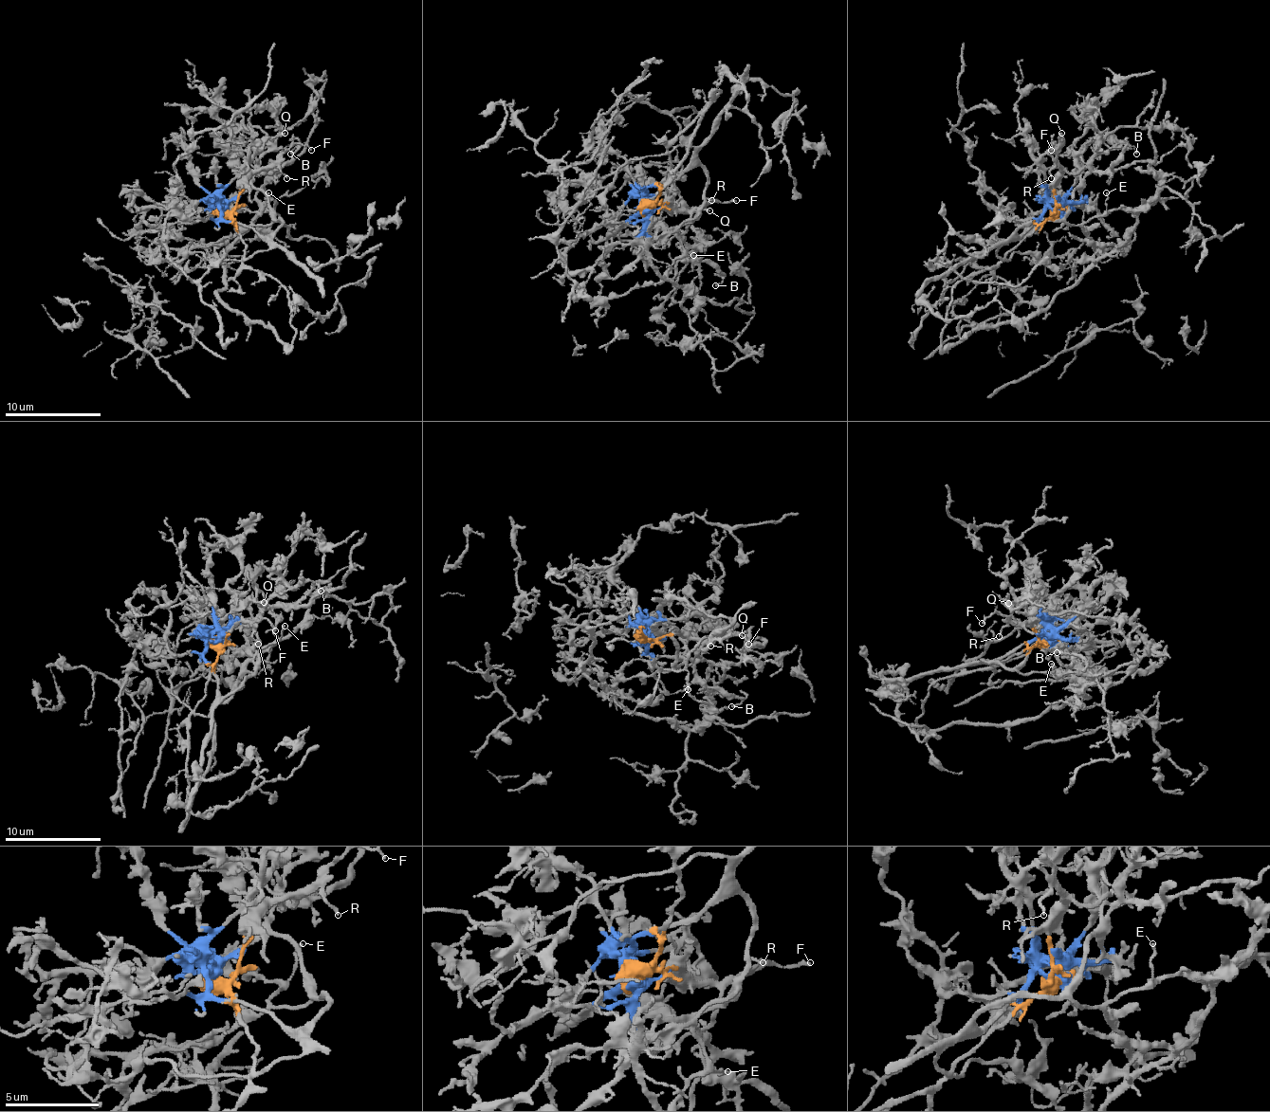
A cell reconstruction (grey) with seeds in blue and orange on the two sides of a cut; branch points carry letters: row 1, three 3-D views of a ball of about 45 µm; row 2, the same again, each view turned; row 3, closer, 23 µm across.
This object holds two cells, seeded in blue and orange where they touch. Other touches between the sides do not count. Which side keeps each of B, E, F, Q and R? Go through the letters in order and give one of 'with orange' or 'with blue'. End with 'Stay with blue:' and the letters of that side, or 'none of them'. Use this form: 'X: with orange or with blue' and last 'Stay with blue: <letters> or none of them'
B: with blue
E: with blue
F: with orange
Q: with blue
R: with orange
Stay with blue: B, E, Q

